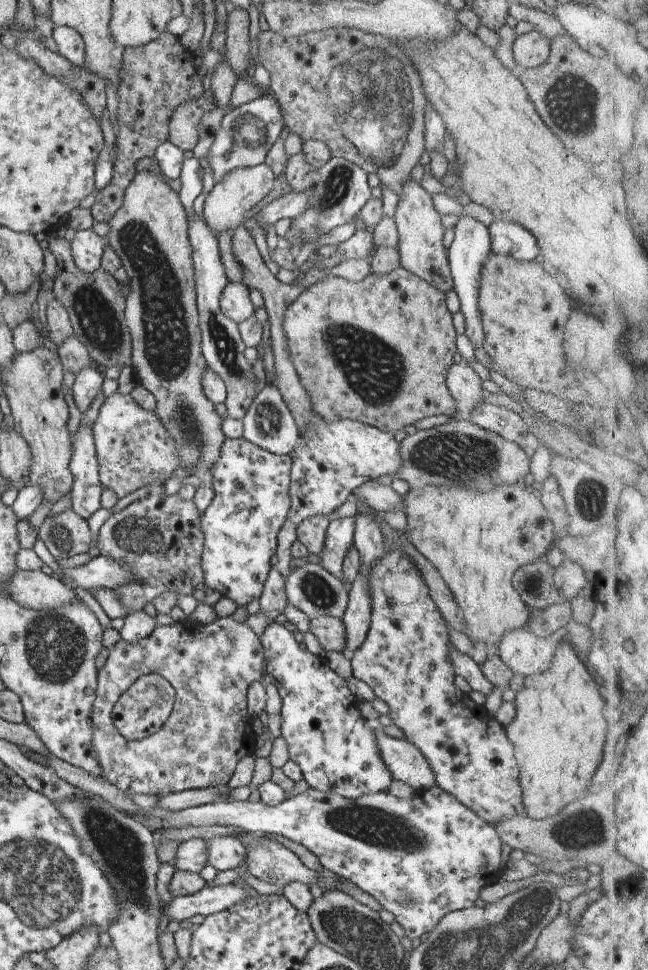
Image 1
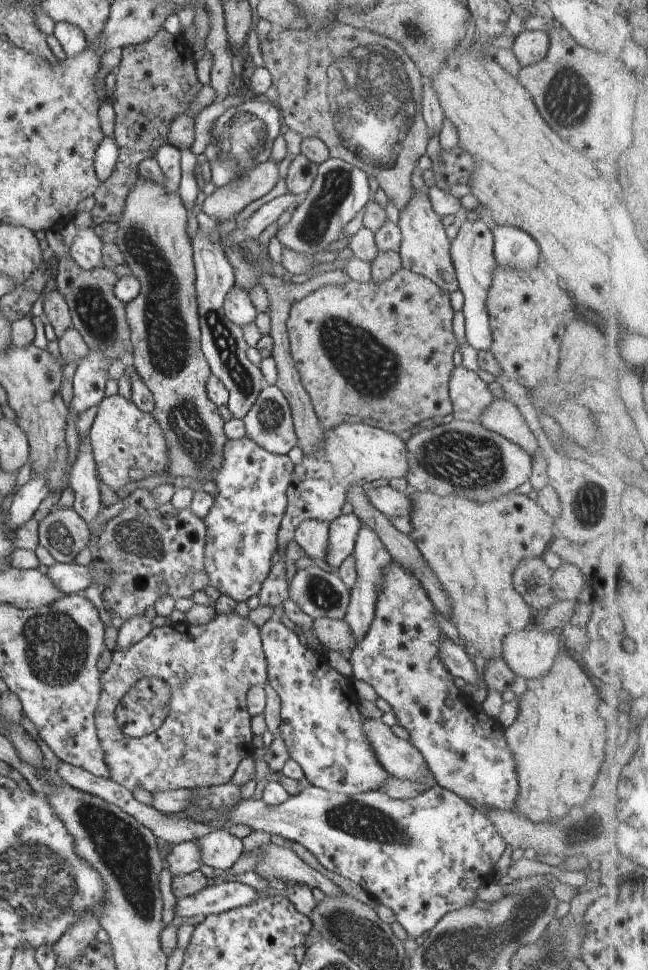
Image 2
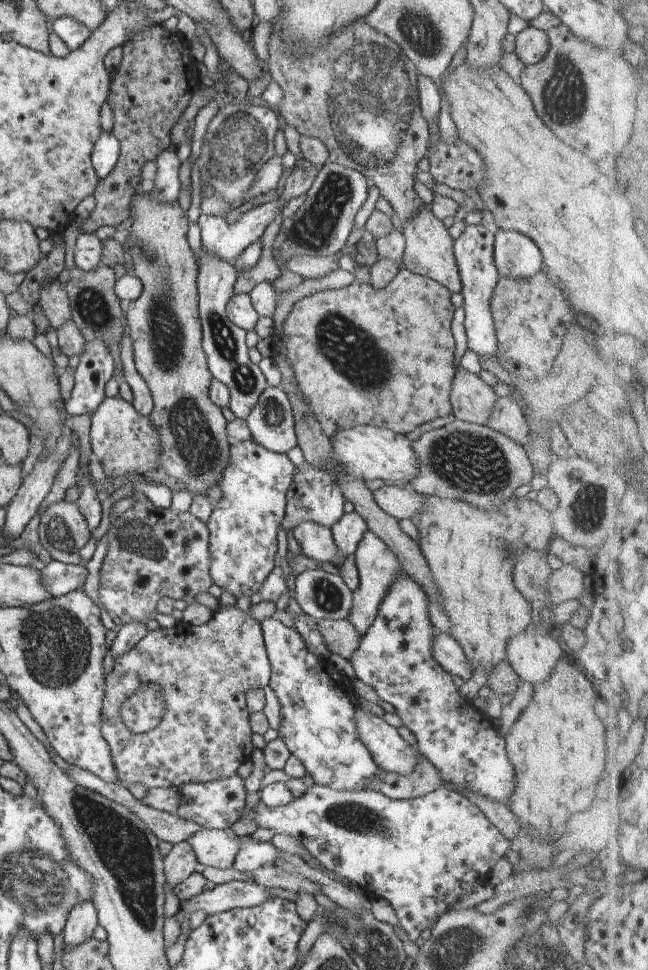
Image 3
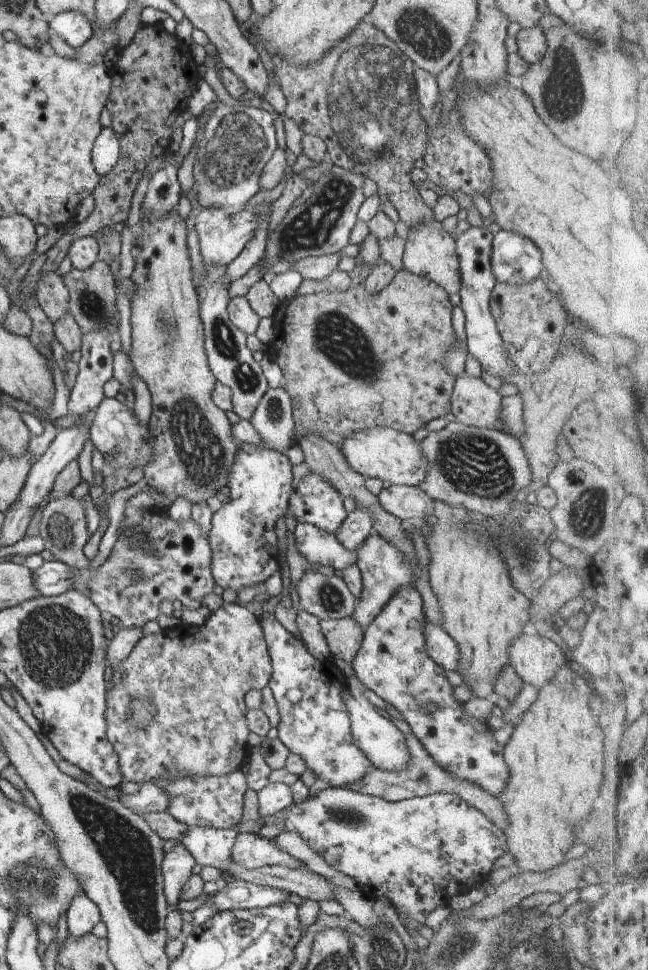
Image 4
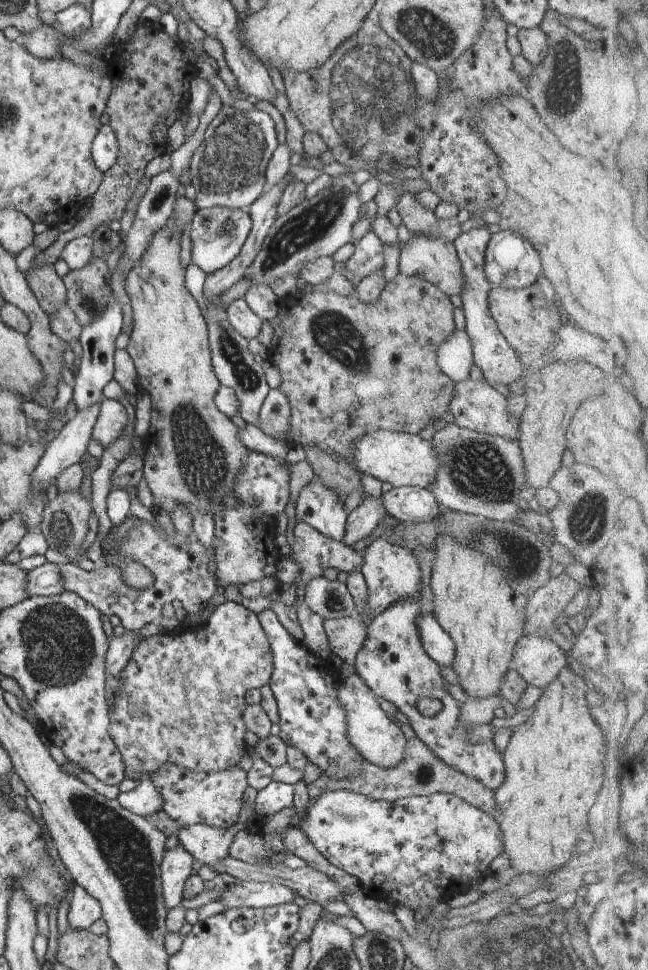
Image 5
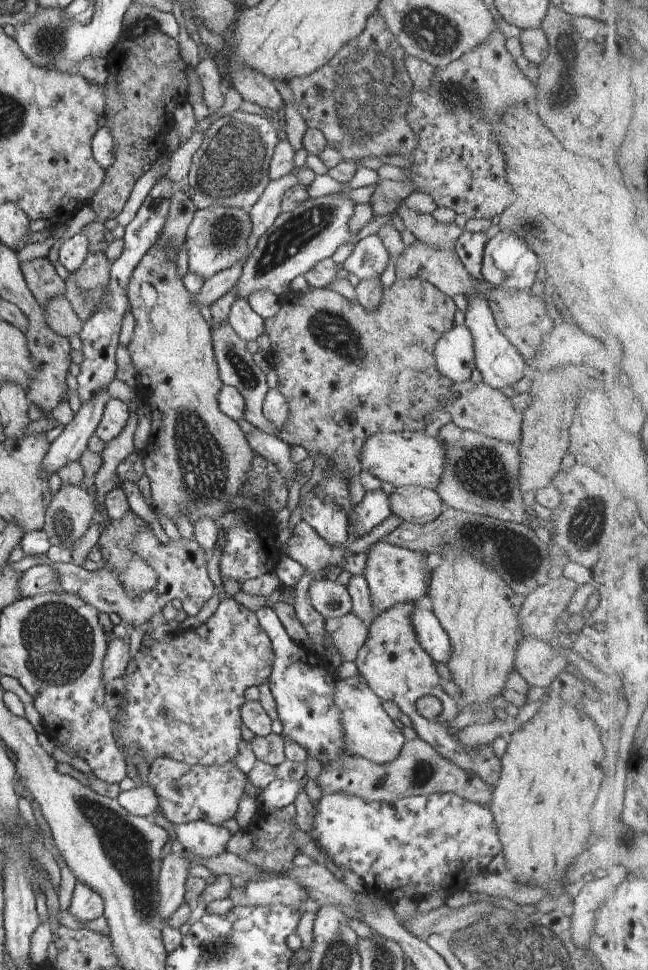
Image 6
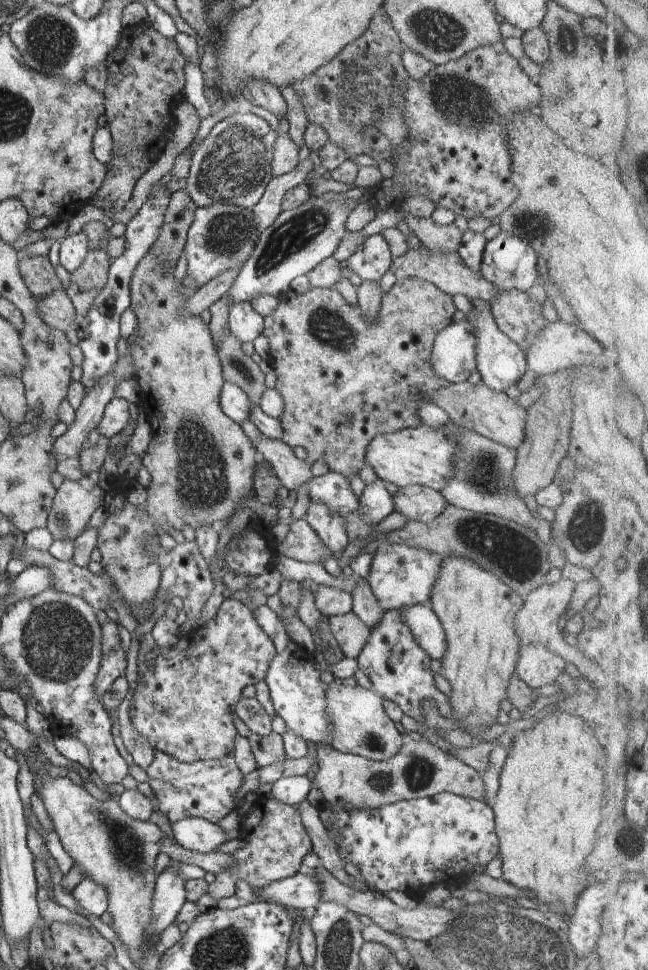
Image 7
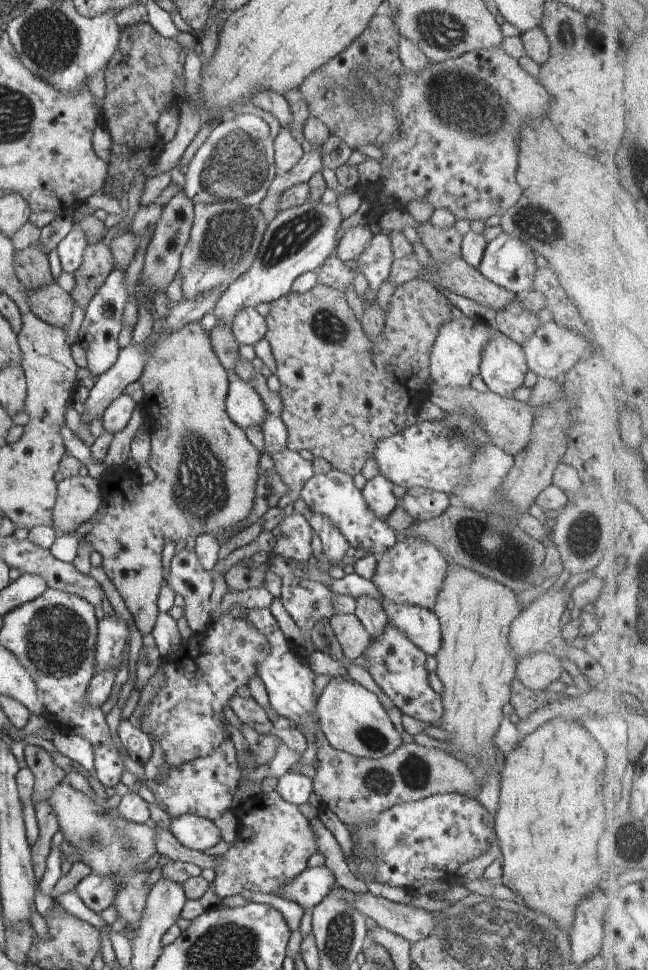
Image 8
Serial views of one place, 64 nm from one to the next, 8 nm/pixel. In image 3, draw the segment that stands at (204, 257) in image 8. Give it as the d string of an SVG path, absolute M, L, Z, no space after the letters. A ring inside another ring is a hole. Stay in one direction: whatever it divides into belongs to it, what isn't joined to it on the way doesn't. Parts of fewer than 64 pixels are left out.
M276 199L232 217L202 213L197 221L201 230L201 244L204 244L204 248L212 256L220 256L222 260L233 263L240 256L240 253L244 252L247 246L250 246L250 244L262 237L266 226L282 212L283 208L284 206L282 206L280 200Z

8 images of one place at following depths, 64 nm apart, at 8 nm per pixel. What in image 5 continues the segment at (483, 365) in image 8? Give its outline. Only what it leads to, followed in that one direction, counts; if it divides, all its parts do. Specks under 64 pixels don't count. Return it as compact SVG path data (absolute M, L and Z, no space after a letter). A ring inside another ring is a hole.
M486 226L472 228L457 236L453 244L457 250L465 280L462 310L464 310L465 314L465 331L468 333L468 338L470 338L470 344L472 345L473 362L478 364L483 372L483 378L488 384L509 385L522 378L523 368L516 351L508 344L508 341L500 332L489 309L488 297L492 285L486 278L486 274L484 274L484 262L486 262L486 249L491 235Z

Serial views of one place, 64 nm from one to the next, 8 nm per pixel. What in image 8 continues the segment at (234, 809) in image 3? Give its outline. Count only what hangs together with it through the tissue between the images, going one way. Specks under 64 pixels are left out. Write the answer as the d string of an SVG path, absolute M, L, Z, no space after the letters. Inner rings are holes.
M231 736L220 744L220 748L210 756L197 758L191 763L182 764L167 770L163 774L162 750L153 740L153 753L151 758L146 762L144 767L144 779L154 792L155 803L160 809L164 810L170 818L184 816L184 814L193 814L216 821L222 818L226 810L231 809L232 799L238 782L242 778L242 772L236 761L236 748L232 742Z

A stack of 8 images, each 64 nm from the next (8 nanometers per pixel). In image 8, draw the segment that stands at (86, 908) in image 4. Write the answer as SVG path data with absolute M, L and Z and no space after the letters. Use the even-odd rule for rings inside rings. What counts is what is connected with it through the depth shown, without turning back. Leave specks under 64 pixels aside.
M90 873L75 888L76 894L96 914L102 914L116 896L116 882L106 876Z

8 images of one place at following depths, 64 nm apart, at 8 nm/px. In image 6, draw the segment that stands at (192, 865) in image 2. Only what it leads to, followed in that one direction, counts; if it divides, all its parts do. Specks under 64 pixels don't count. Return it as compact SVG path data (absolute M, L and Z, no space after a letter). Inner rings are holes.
M176 847L161 861L158 877L158 890L160 890L158 908L165 921L185 903L185 884L192 865L188 862L188 855L186 851Z

